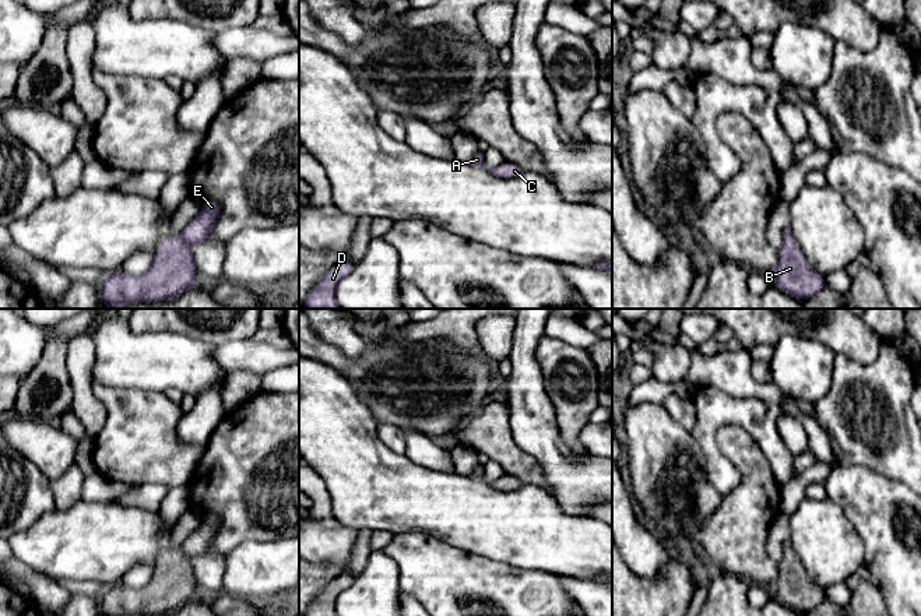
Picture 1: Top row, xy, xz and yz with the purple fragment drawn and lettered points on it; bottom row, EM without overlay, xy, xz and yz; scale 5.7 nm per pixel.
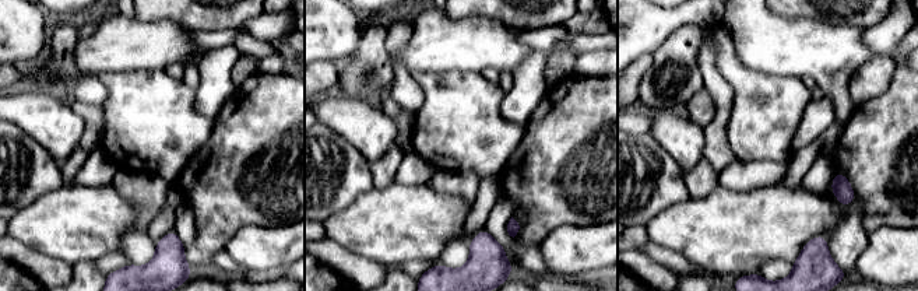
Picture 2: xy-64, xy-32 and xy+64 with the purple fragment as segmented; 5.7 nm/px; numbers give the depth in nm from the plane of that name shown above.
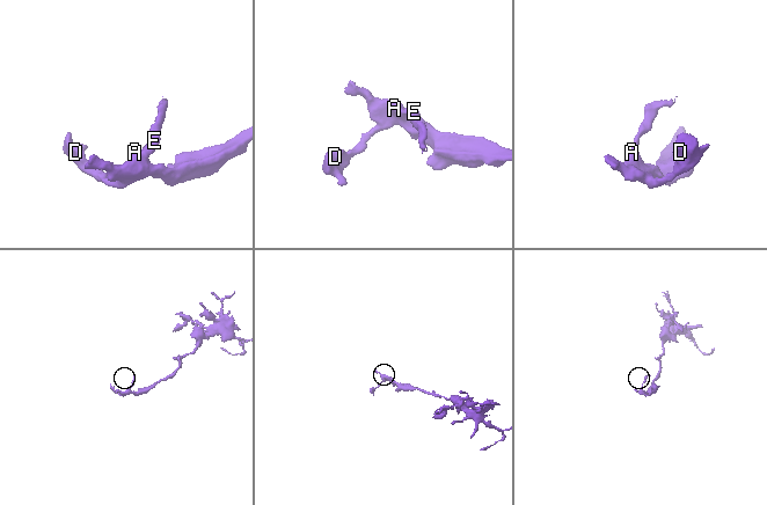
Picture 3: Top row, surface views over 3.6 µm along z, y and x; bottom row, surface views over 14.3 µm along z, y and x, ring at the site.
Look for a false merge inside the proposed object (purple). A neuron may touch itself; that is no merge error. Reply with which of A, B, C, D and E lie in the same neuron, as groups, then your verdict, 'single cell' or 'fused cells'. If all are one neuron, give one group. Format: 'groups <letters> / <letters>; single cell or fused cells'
groups A B C D E; single cell

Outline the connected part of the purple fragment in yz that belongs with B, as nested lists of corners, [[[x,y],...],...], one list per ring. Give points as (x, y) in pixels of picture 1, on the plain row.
[[[790,538],[783,549],[783,559],[777,563],[777,575],[770,589],[784,606],[804,615],[827,601],[826,591],[809,580]]]

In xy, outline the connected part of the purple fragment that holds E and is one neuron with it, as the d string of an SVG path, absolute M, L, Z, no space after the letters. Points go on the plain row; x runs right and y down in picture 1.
M219 515L203 517L197 529L183 542L179 550L159 553L152 567L151 581L140 589L120 582L102 591L99 613L103 616L162 615L194 601L198 587L191 557L203 557L221 525Z

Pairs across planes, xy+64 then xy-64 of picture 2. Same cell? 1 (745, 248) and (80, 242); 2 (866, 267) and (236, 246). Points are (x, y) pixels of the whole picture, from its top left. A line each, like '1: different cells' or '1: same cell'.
1: same cell
2: same cell

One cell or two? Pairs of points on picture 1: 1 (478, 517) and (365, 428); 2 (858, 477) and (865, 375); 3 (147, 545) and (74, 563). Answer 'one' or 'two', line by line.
1: one
2: two
3: one

